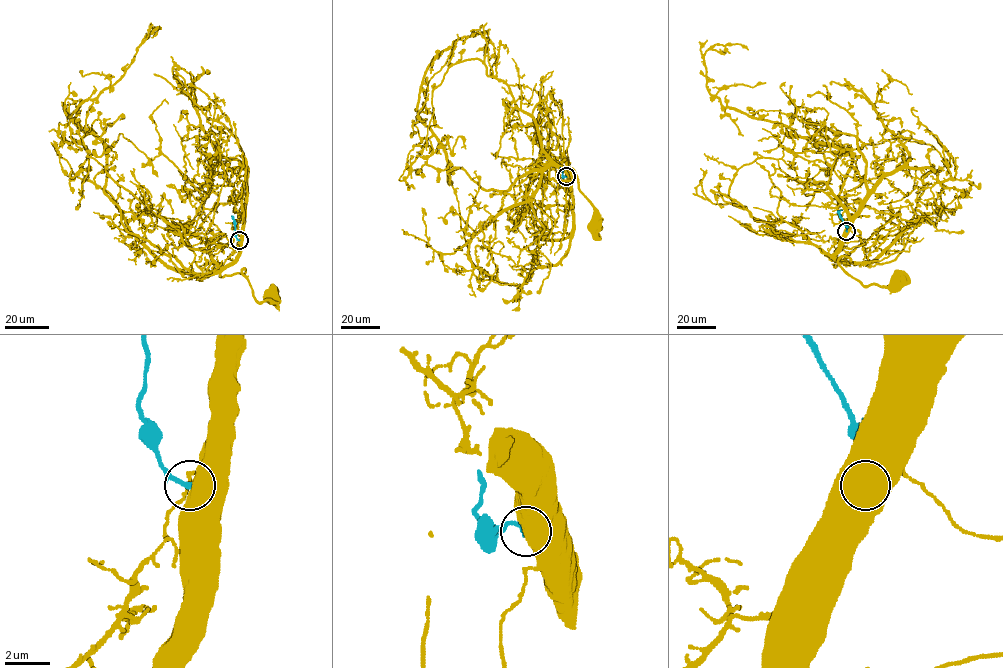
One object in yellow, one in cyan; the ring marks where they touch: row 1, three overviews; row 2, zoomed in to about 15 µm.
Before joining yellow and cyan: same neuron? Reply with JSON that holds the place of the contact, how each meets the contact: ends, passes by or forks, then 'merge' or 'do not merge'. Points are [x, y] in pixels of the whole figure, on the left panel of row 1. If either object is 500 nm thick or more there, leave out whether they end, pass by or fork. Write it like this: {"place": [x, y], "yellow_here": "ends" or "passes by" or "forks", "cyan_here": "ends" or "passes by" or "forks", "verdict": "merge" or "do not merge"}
{"place": [239, 240], "verdict": "do not merge"}

